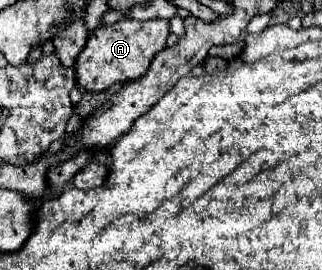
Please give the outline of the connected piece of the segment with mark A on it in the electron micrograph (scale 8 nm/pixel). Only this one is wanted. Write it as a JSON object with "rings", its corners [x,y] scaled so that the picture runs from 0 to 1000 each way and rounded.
{"rings":[[[457,74],[413,89],[351,89],[326,104],[295,104],[258,193],[239,207],[233,289],[239,311],[264,333],[326,333],[357,304],[413,304],[432,296],[457,259],[488,193],[512,178],[512,148],[525,133],[525,74]]]}

